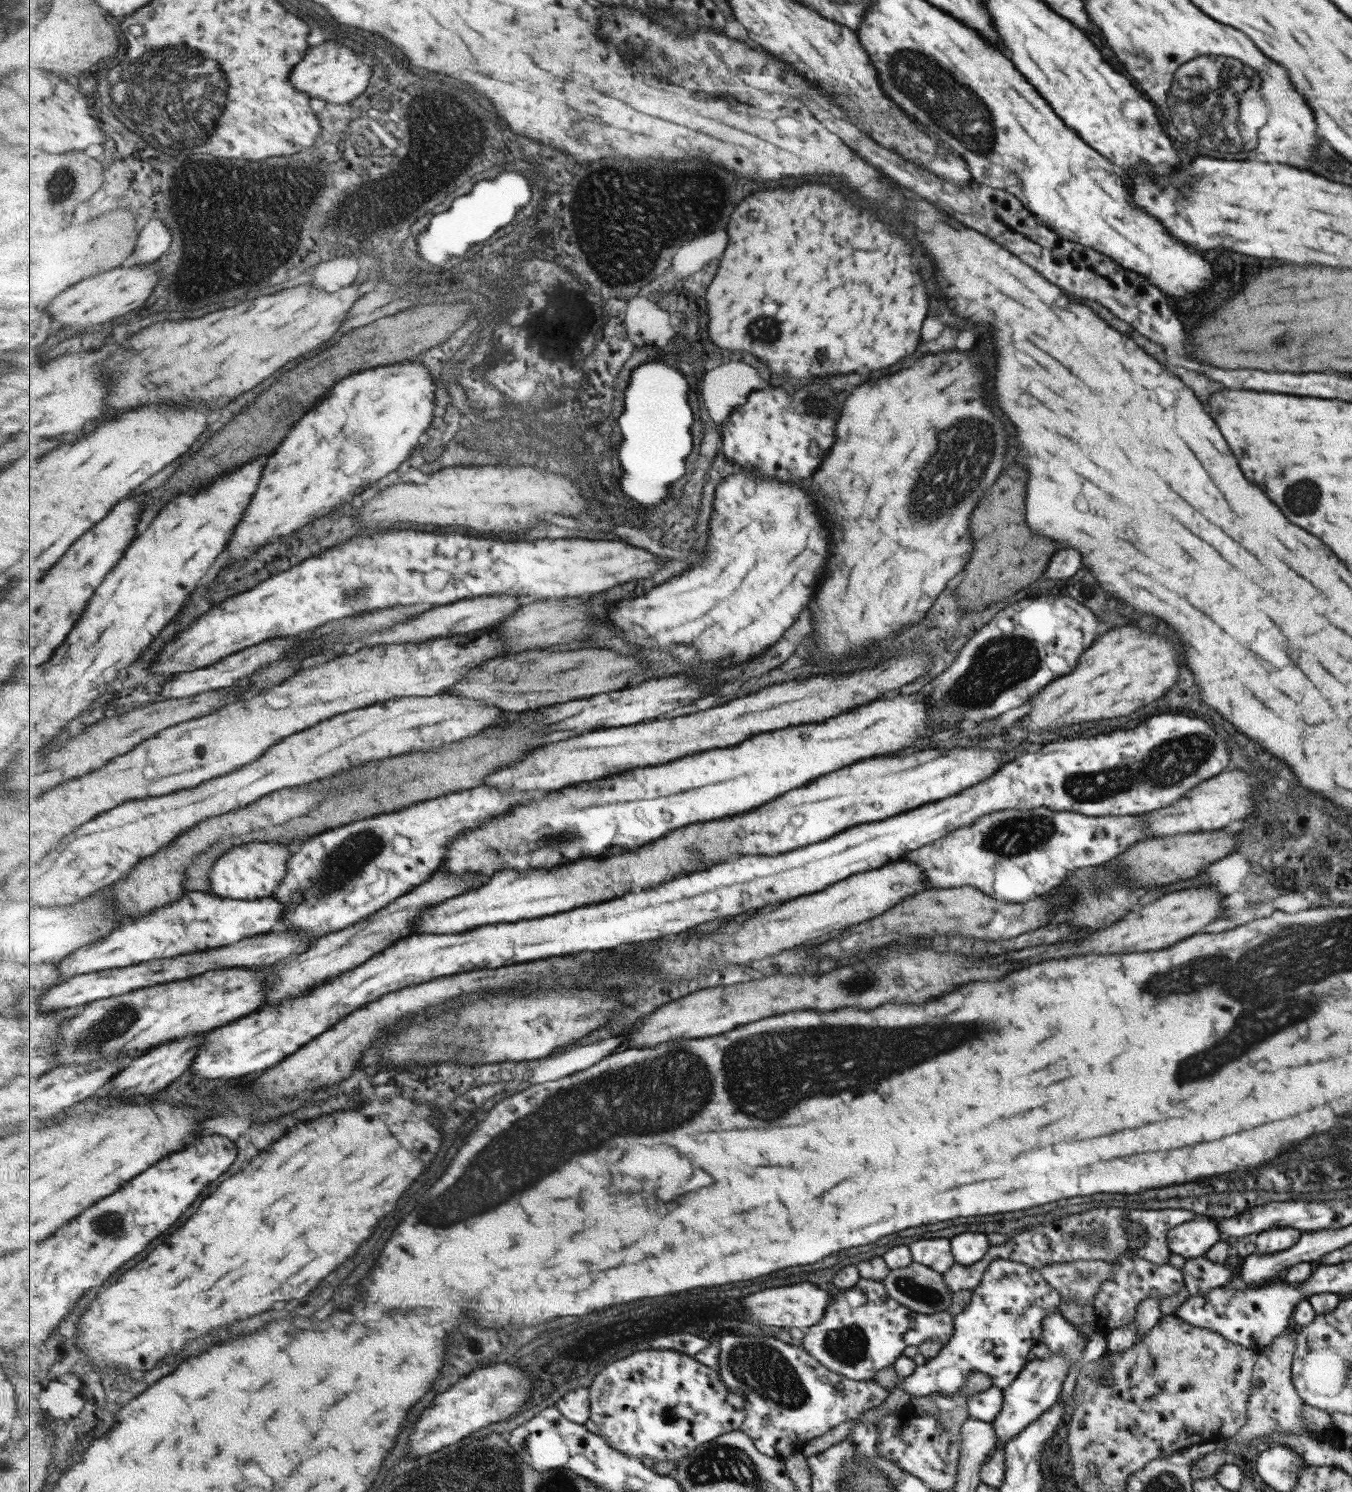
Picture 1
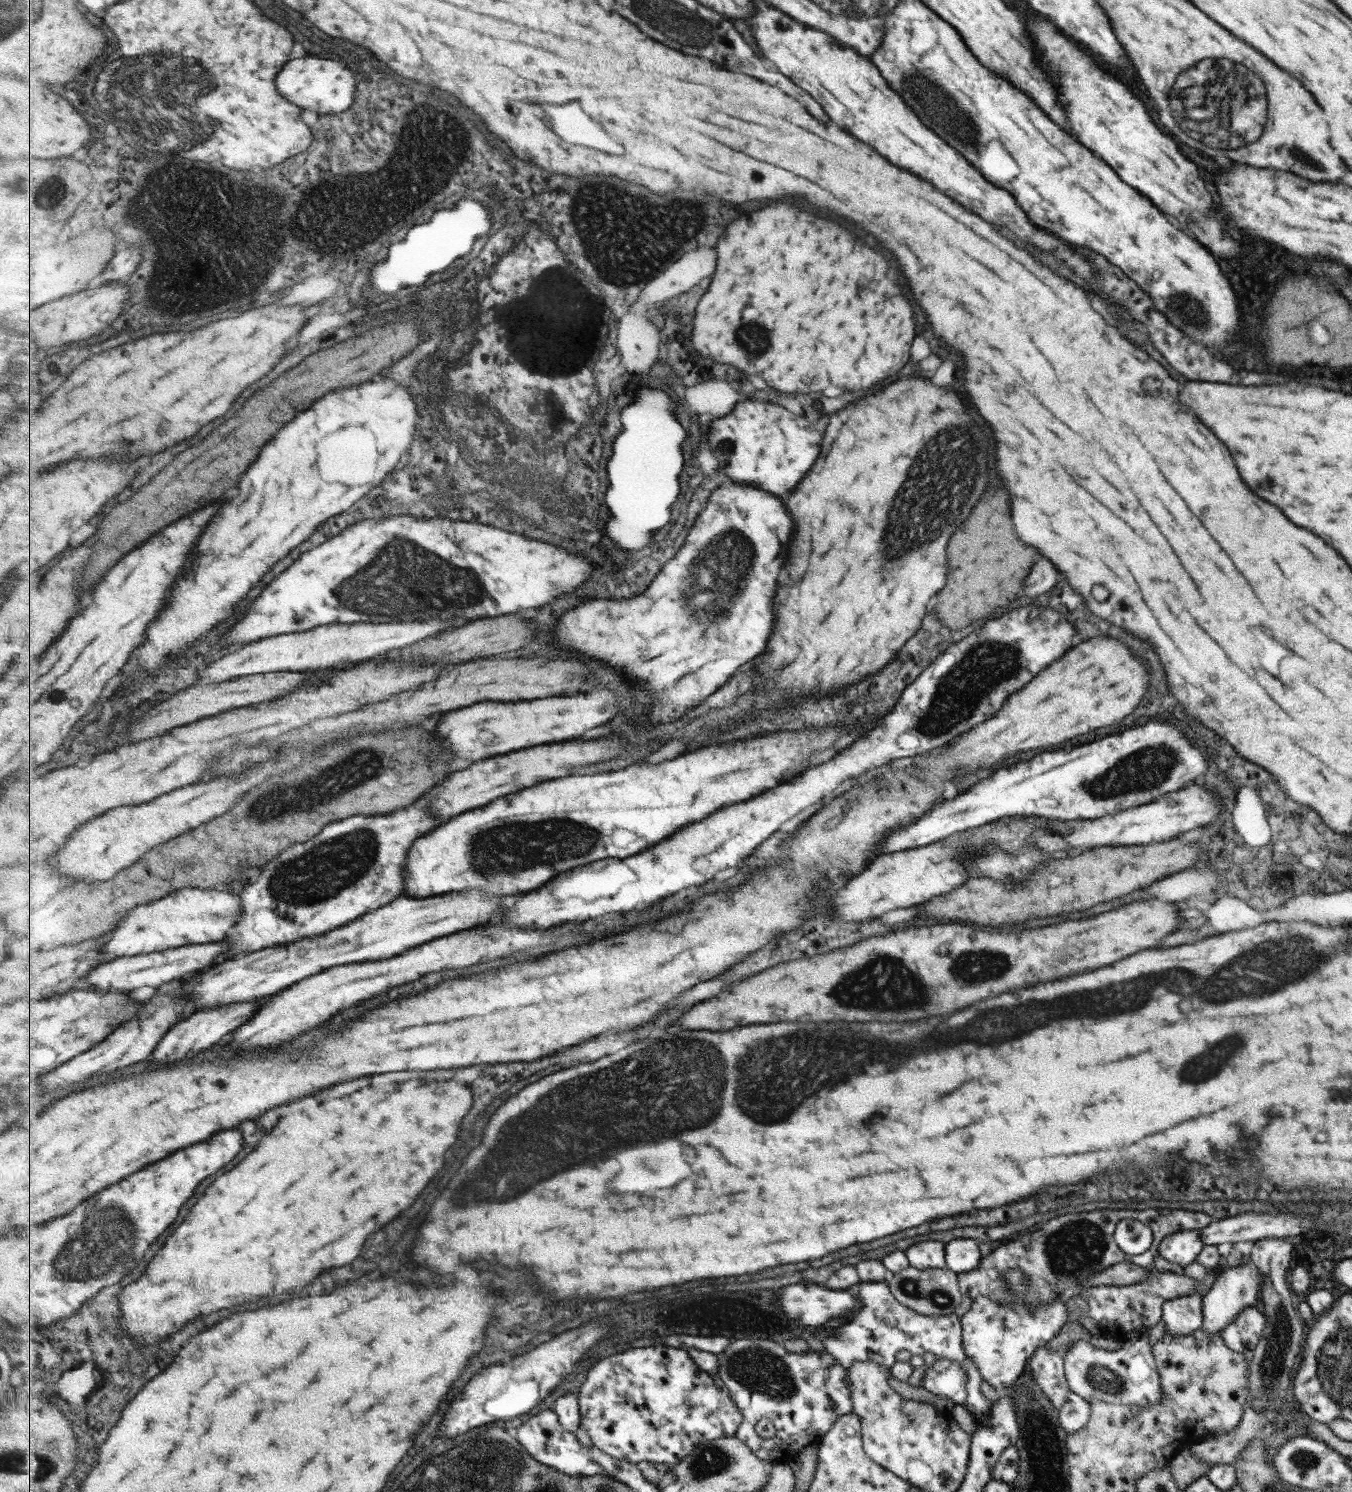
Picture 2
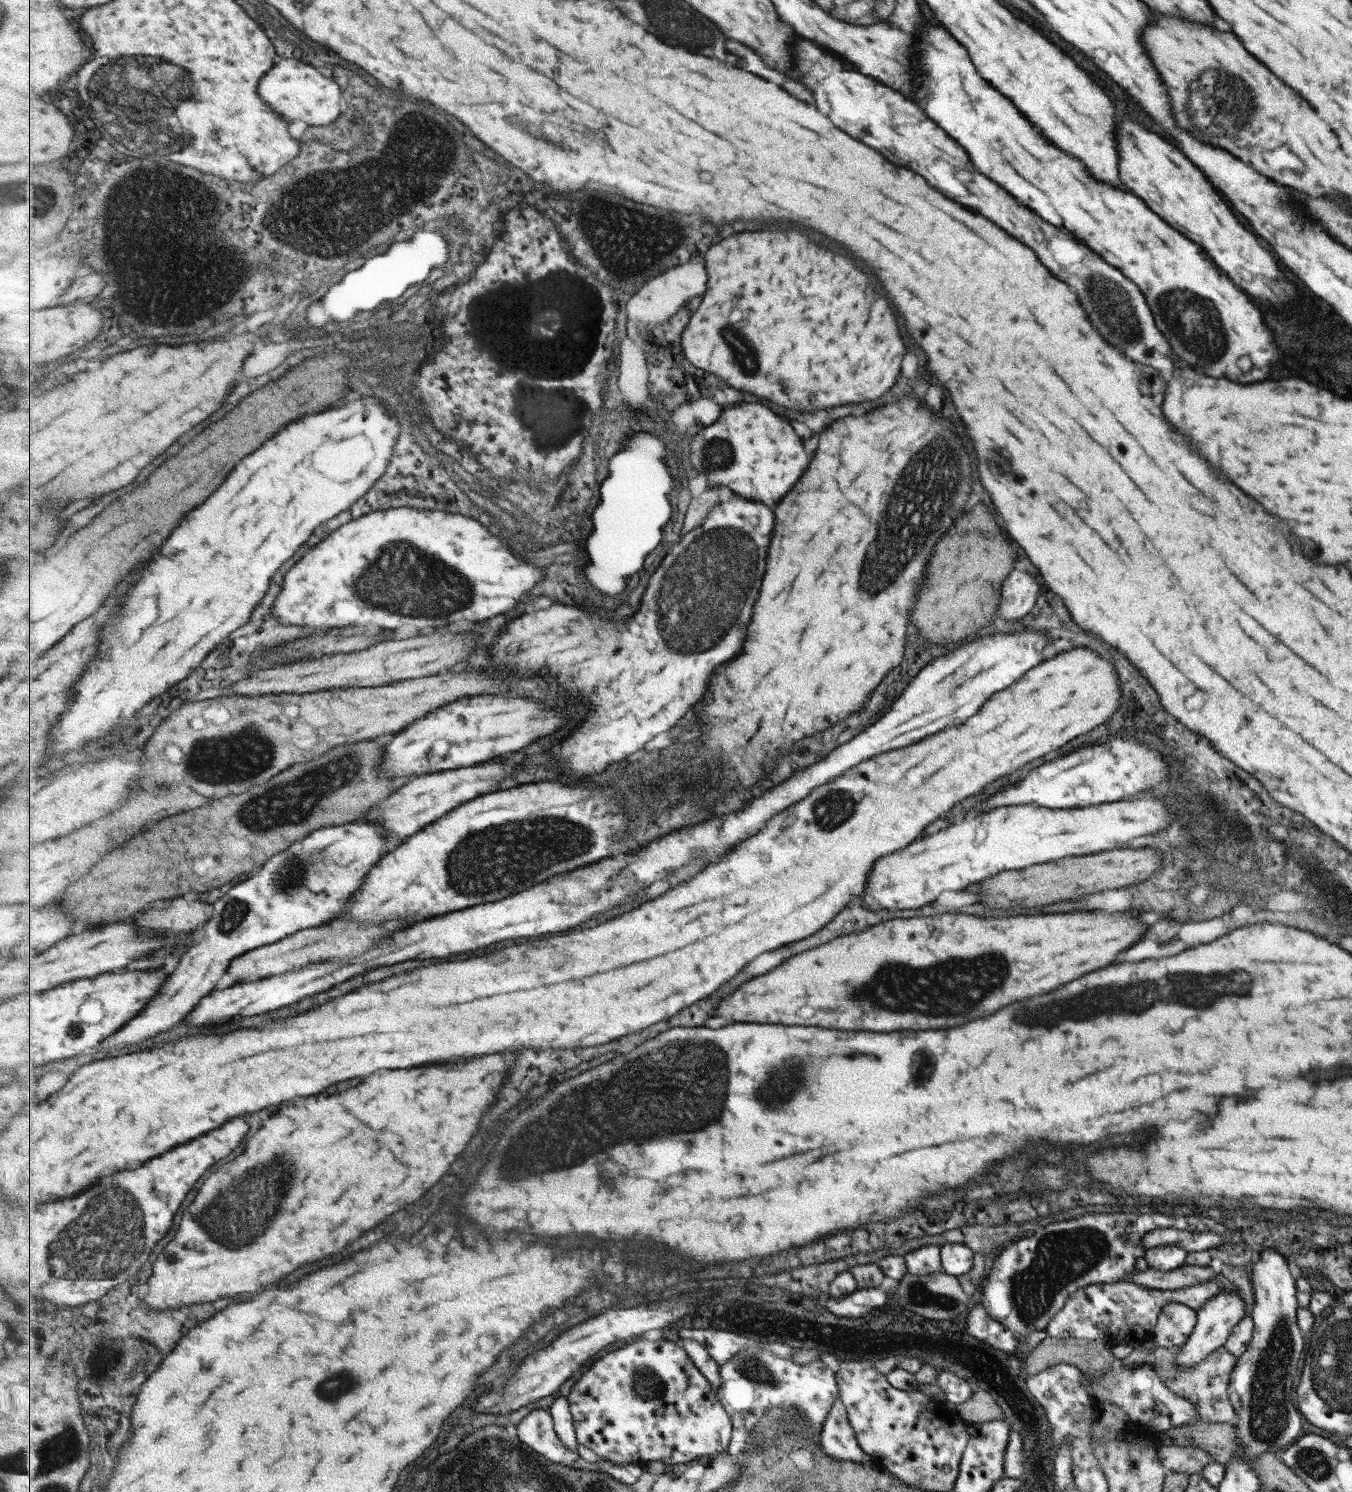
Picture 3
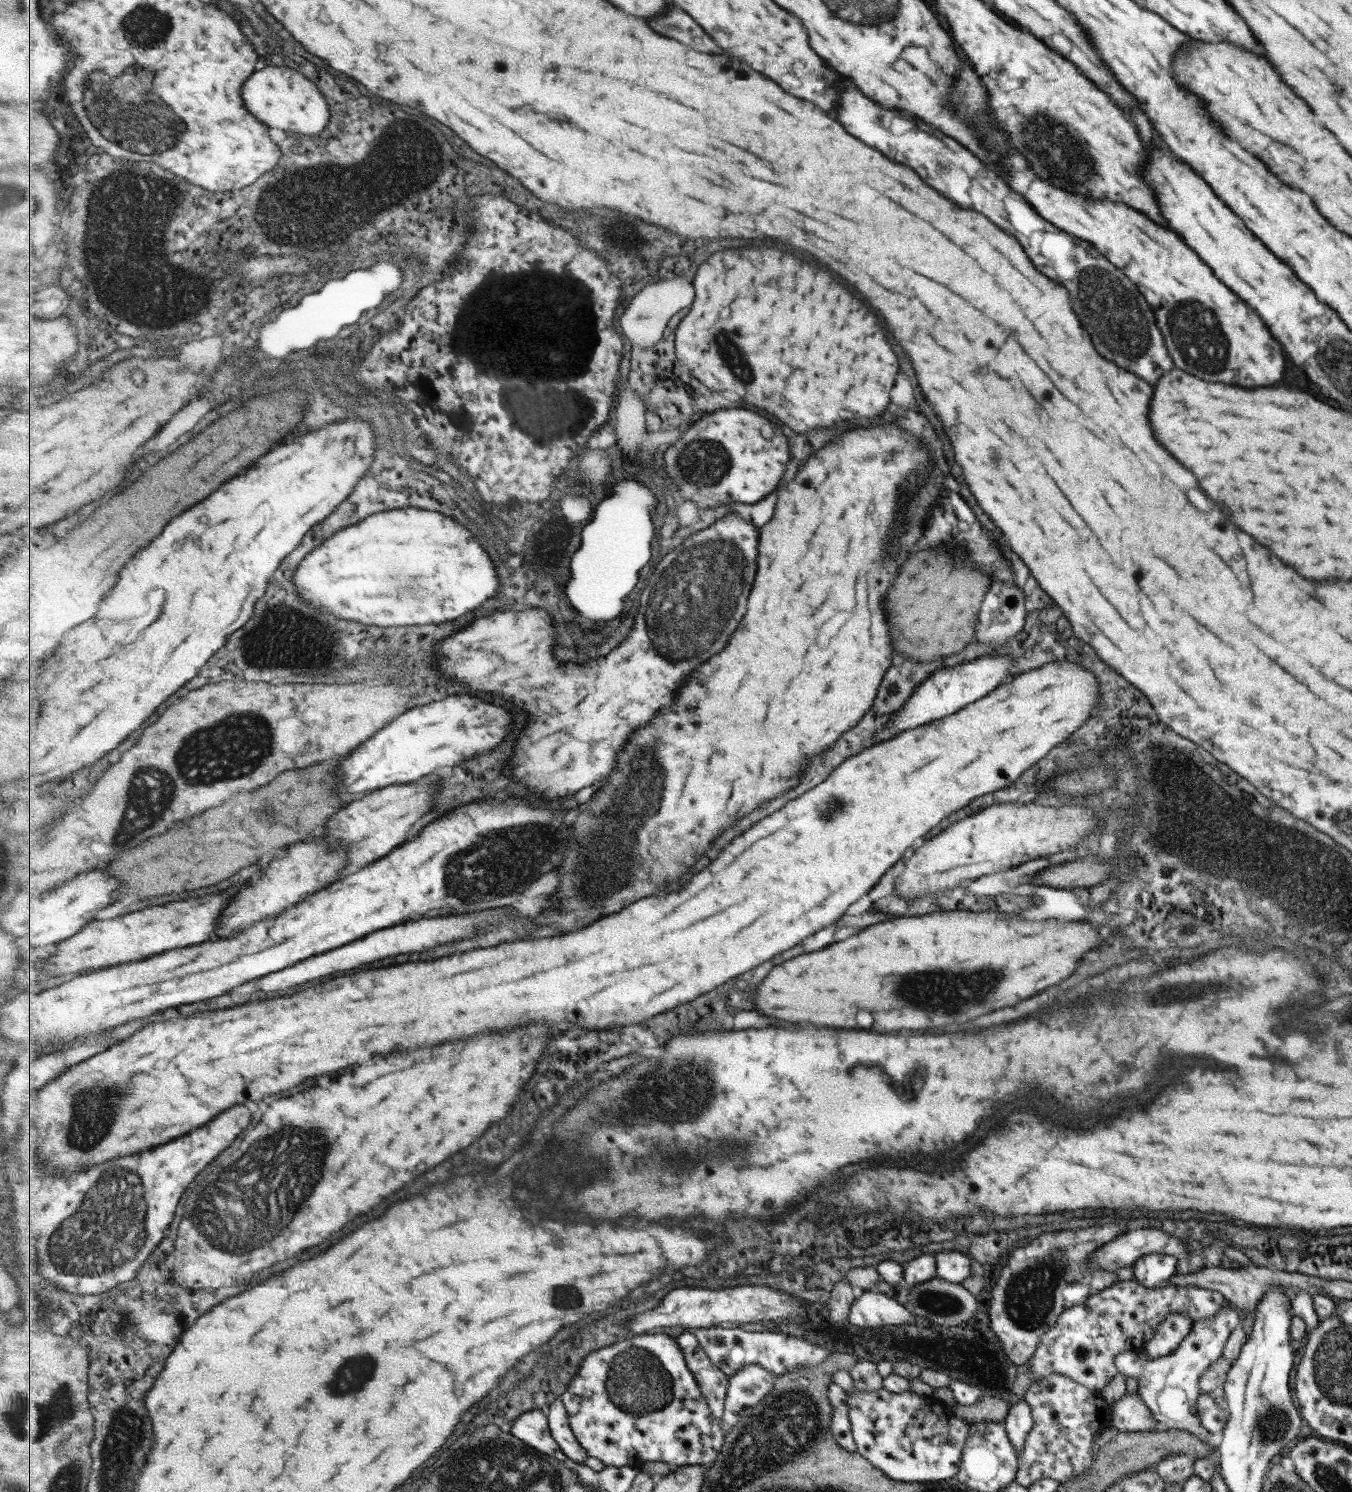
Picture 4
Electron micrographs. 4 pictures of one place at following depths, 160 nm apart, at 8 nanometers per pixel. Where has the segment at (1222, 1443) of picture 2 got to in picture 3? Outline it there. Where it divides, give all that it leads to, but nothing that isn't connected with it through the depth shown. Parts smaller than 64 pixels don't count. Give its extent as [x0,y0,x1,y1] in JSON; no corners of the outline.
[1155,1445,1213,1475]

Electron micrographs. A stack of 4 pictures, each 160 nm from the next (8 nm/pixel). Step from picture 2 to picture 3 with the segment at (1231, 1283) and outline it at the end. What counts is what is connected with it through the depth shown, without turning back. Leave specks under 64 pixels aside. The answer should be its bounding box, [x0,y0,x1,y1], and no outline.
[1174,1291,1244,1368]

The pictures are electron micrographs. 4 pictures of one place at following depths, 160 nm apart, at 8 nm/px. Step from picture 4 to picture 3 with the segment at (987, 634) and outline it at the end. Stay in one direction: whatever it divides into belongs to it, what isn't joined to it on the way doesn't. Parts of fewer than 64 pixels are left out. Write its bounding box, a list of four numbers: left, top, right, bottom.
[995,569,1041,620]

